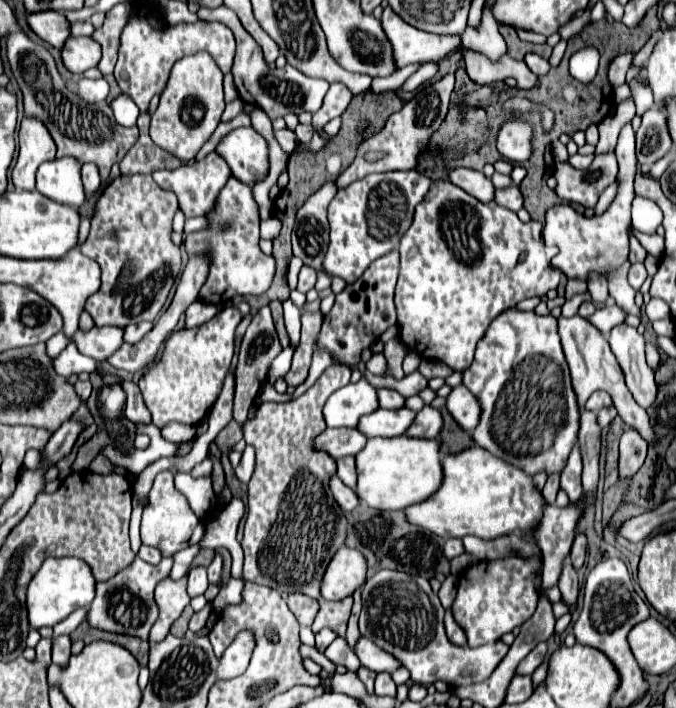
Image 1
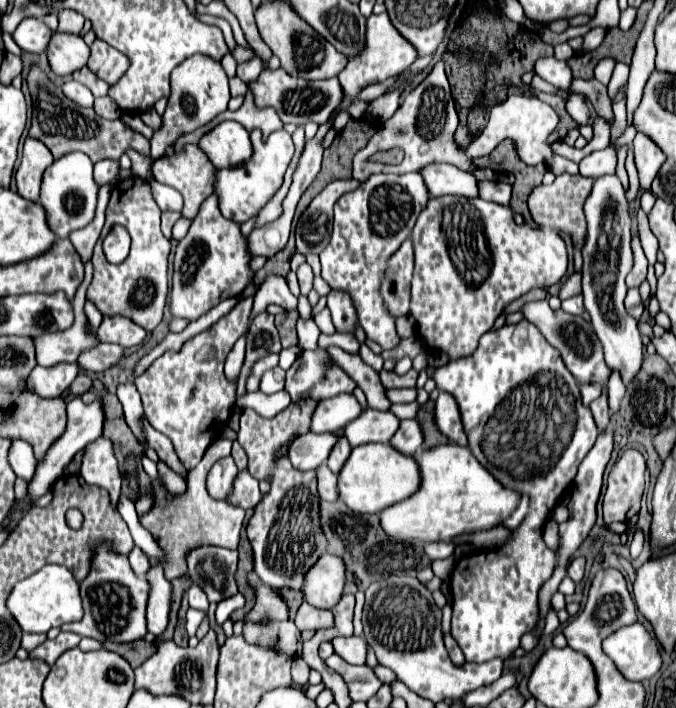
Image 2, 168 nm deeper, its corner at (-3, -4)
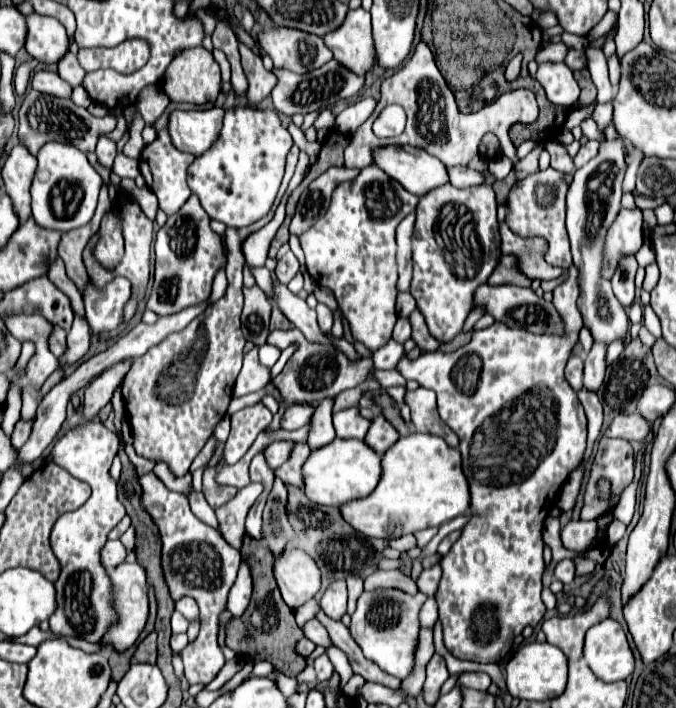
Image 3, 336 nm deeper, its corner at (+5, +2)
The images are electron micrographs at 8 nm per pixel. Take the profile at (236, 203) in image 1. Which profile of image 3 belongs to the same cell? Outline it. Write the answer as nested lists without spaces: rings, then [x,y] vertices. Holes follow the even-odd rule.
[[[191,194],[189,200],[185,202],[185,206],[181,206],[181,210],[177,210],[177,214],[171,214],[167,218],[167,222],[157,230],[157,236],[155,236],[155,280],[153,280],[151,294],[145,304],[147,310],[153,310],[157,316],[167,316],[167,314],[175,314],[187,306],[203,302],[205,298],[209,298],[213,276],[221,266],[225,266],[223,240],[219,234],[215,234],[209,228],[209,216],[201,208],[197,196]]]

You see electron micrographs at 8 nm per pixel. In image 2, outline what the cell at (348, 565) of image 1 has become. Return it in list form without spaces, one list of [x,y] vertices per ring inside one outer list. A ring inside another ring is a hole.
[[[323,554],[307,572],[303,594],[305,600],[317,608],[333,608],[343,596],[345,562],[339,556]]]

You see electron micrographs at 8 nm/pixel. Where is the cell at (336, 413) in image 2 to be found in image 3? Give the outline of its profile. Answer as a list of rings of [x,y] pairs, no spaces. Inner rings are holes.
[[[309,404],[305,406],[291,406],[285,410],[285,414],[281,416],[281,430],[297,430],[305,424],[309,424],[313,414],[313,408]]]

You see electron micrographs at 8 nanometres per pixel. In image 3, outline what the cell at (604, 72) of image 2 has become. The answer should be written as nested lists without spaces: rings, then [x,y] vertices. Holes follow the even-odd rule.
[[[569,50],[567,56],[565,56],[565,64],[567,64],[571,70],[583,70],[583,68],[587,66],[587,60],[585,60],[585,54],[583,54],[583,52]]]

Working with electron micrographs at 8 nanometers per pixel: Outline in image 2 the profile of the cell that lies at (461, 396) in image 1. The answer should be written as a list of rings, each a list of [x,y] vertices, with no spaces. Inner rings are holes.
[[[441,392],[437,398],[437,406],[435,406],[435,424],[437,428],[453,442],[457,442],[459,446],[467,444],[467,436],[461,424],[461,412],[457,408],[457,402],[453,400],[453,396],[449,396],[447,392]]]

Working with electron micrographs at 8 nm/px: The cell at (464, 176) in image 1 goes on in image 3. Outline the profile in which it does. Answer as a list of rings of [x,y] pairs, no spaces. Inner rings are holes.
[[[385,146],[373,150],[373,164],[401,182],[405,190],[423,196],[429,190],[449,182],[445,164],[421,148]]]

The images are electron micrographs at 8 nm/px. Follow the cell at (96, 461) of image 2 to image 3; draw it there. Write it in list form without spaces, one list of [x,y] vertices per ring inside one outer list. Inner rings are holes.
[[[99,420],[75,426],[61,436],[51,448],[51,458],[63,466],[75,478],[91,486],[89,500],[75,512],[59,516],[51,530],[51,548],[61,564],[61,574],[55,582],[57,610],[49,618],[49,630],[57,636],[83,638],[87,642],[99,642],[109,624],[115,622],[111,608],[111,580],[101,566],[99,550],[107,542],[107,534],[125,516],[123,504],[117,500],[117,482],[111,478],[109,468],[117,454],[117,436],[107,430]]]

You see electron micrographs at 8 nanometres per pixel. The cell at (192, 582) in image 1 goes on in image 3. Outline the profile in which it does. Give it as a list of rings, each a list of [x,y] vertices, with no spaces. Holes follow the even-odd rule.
[[[181,598],[181,600],[175,604],[175,610],[179,610],[189,622],[199,620],[199,608],[197,608],[197,602],[195,602],[193,598]]]

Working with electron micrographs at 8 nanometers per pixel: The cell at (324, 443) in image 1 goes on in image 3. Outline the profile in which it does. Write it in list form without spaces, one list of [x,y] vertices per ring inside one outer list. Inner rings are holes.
[[[273,442],[273,444],[269,444],[265,448],[265,460],[267,460],[269,468],[281,466],[289,458],[291,448],[293,448],[293,442]]]

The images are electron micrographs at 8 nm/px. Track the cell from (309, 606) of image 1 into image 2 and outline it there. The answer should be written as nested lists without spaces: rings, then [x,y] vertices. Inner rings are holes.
[[[301,604],[301,608],[295,614],[295,626],[299,630],[319,630],[319,628],[331,628],[333,626],[333,614],[331,610],[319,610],[311,604]]]

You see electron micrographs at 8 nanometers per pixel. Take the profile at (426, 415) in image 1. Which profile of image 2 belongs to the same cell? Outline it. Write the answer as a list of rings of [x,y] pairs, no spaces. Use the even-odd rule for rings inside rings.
[[[401,420],[401,428],[393,436],[391,446],[403,454],[415,454],[423,444],[423,432],[417,420]]]

